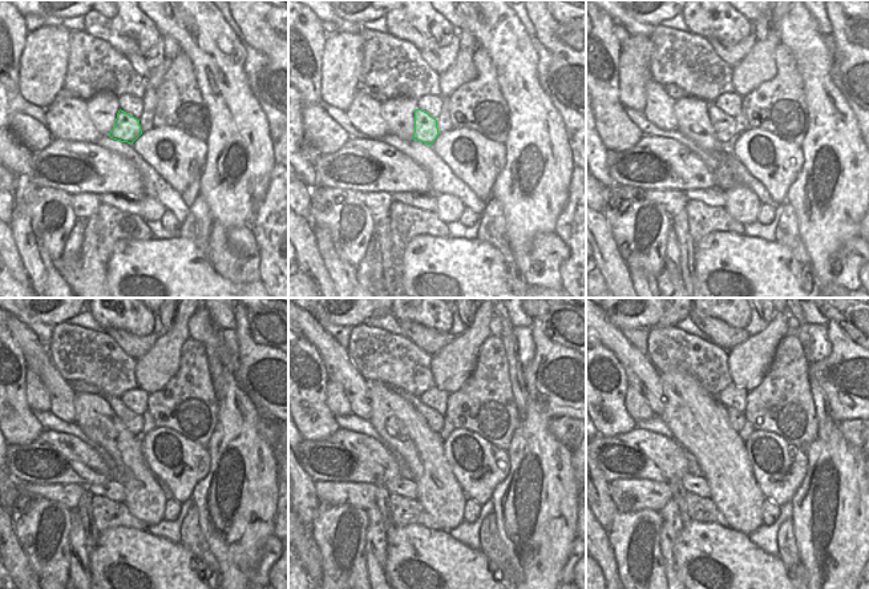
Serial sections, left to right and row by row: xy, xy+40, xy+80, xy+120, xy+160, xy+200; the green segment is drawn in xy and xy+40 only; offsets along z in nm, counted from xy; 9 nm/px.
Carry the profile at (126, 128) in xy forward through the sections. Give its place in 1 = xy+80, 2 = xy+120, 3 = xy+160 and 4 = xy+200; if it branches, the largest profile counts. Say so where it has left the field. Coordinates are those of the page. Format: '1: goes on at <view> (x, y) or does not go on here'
1: goes on at xy+80 (724, 125)
2: goes on at xy+120 (133, 422)
3: goes on at xy+160 (435, 420)
4: goes on at xy+200 (736, 419)

